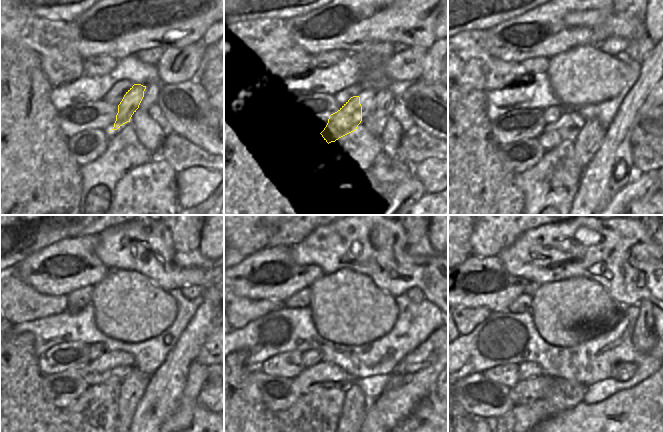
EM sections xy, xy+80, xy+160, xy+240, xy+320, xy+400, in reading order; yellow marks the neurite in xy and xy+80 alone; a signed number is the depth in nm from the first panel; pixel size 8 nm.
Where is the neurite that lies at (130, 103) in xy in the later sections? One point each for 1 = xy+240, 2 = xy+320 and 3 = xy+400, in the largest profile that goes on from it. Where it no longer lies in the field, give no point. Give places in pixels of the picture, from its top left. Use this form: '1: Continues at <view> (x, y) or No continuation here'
1: Continues at xy+240 (117, 363)
2: Continues at xy+320 (323, 374)
3: Continues at xy+400 (527, 391).

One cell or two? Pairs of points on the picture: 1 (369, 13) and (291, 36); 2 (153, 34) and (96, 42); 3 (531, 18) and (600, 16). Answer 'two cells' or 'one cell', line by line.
1: one cell
2: one cell
3: two cells

